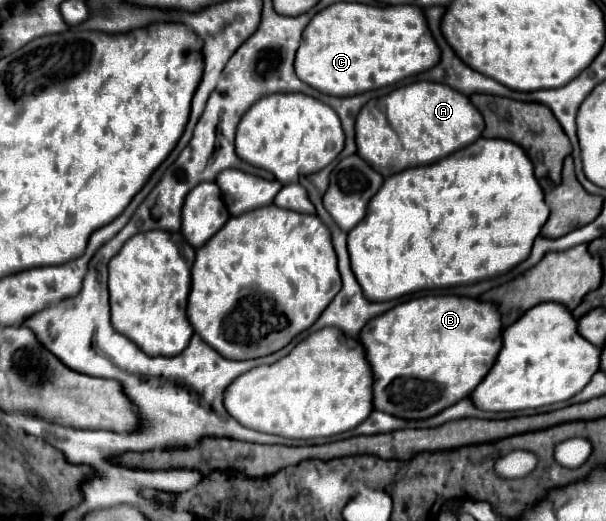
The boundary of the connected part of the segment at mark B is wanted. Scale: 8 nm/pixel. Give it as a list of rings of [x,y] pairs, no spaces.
[[[463,296],[413,298],[397,304],[377,318],[371,318],[359,334],[365,348],[365,358],[373,372],[373,408],[403,420],[435,416],[439,410],[445,410],[457,400],[467,398],[493,366],[501,350],[501,318],[497,306]]]

